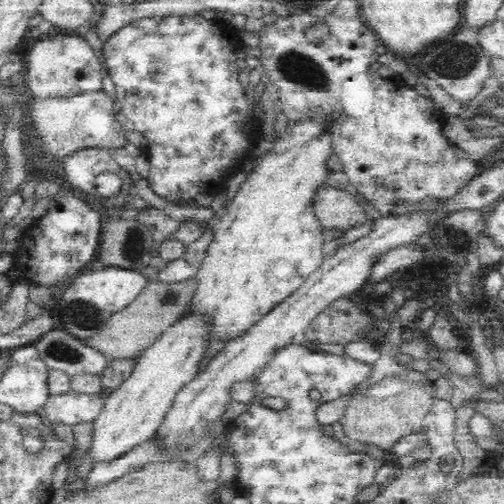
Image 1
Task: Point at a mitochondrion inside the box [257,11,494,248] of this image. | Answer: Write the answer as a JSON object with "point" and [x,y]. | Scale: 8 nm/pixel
{"point":[453,59]}

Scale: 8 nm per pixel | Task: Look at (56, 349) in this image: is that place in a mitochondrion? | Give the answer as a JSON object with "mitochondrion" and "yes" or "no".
{"mitochondrion":"yes"}

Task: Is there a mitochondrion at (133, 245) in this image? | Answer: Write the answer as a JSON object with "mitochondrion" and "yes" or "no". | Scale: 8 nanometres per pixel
{"mitochondrion":"yes"}

